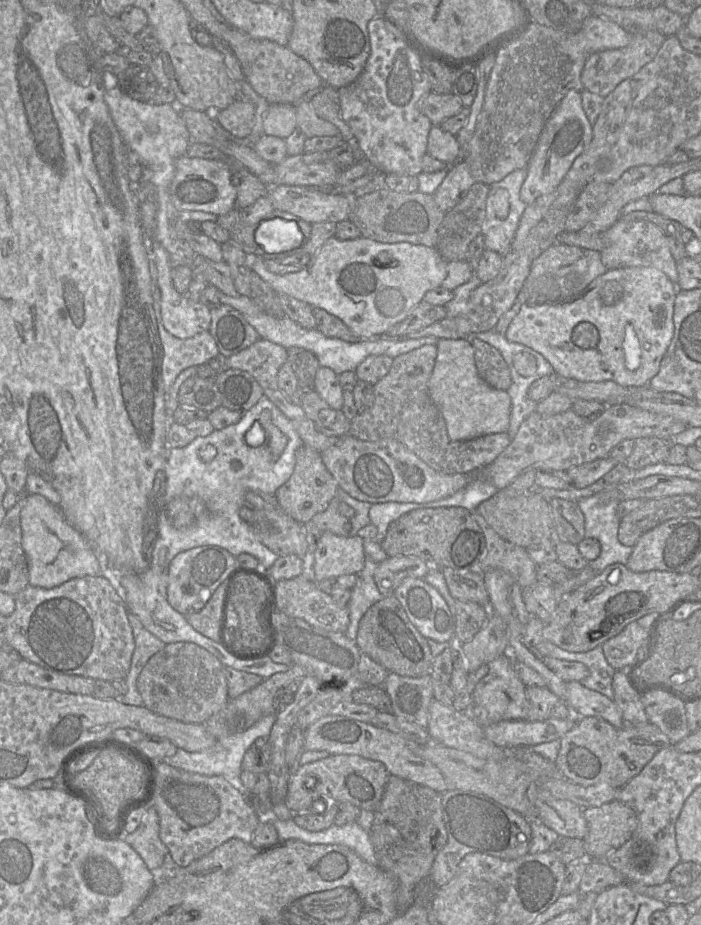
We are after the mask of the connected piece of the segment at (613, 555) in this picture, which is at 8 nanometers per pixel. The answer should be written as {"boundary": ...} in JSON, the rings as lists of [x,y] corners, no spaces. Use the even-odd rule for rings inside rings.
{"boundary":[[[611,488],[577,501],[584,515],[585,537],[596,539],[601,546],[600,555],[588,566],[601,573],[608,566],[620,563],[626,565],[633,547],[625,546],[618,540],[620,519],[617,507],[620,501],[610,499]]]}

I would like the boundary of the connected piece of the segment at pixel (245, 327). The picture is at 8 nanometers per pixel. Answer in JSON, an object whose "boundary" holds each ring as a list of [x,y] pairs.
{"boundary":[[[221,304],[211,309],[210,314],[209,332],[217,344],[219,354],[225,358],[239,353],[261,339],[244,316],[229,305]]]}

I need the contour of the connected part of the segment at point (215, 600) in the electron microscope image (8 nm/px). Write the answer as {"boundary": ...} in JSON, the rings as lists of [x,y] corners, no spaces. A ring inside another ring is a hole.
{"boundary":[[[222,582],[201,610],[185,615],[188,623],[196,631],[213,641],[218,639],[218,629],[222,618],[222,605],[227,588],[227,584]]]}

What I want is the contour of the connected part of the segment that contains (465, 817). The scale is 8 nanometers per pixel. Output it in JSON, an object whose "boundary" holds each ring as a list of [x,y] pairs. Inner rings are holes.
{"boundary":[[[459,789],[447,790],[441,794],[441,812],[447,841],[436,855],[429,875],[429,879],[437,888],[448,884],[453,879],[460,861],[470,853],[479,852],[503,860],[515,860],[528,853],[532,837],[528,819],[487,795]]]}

